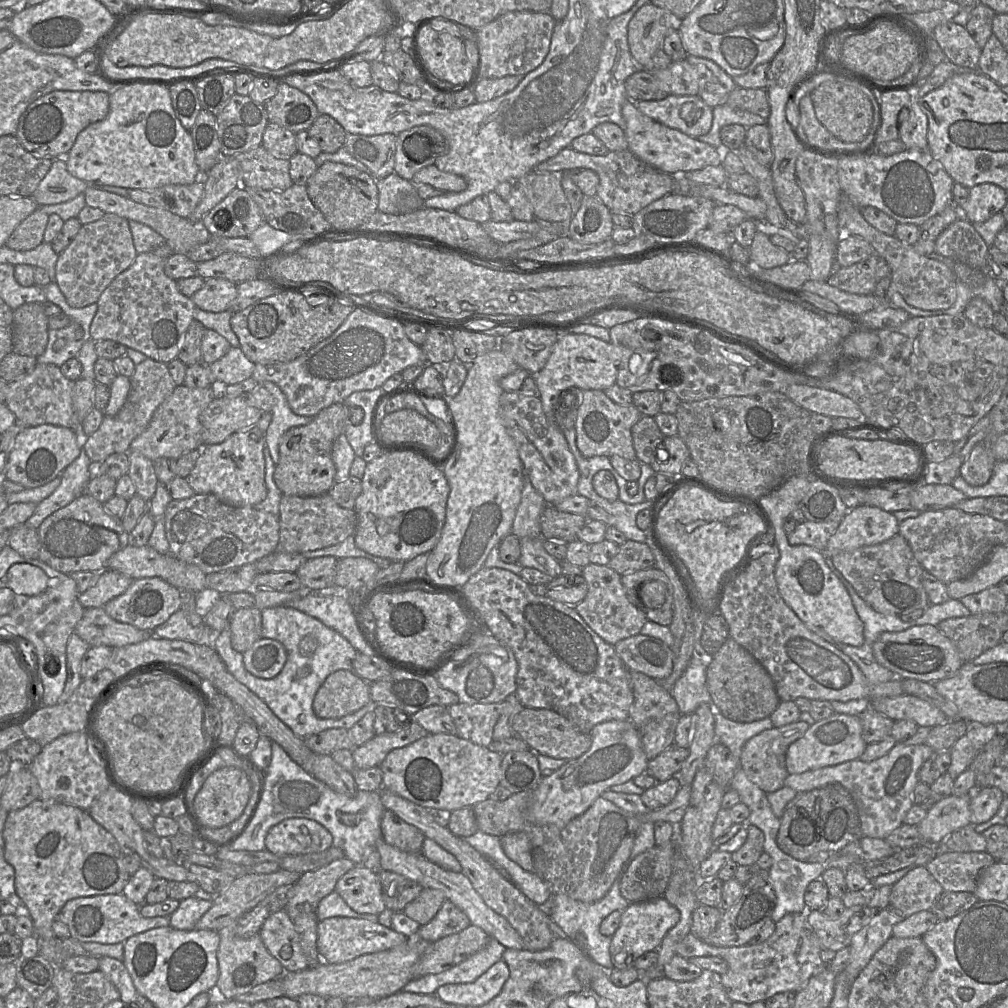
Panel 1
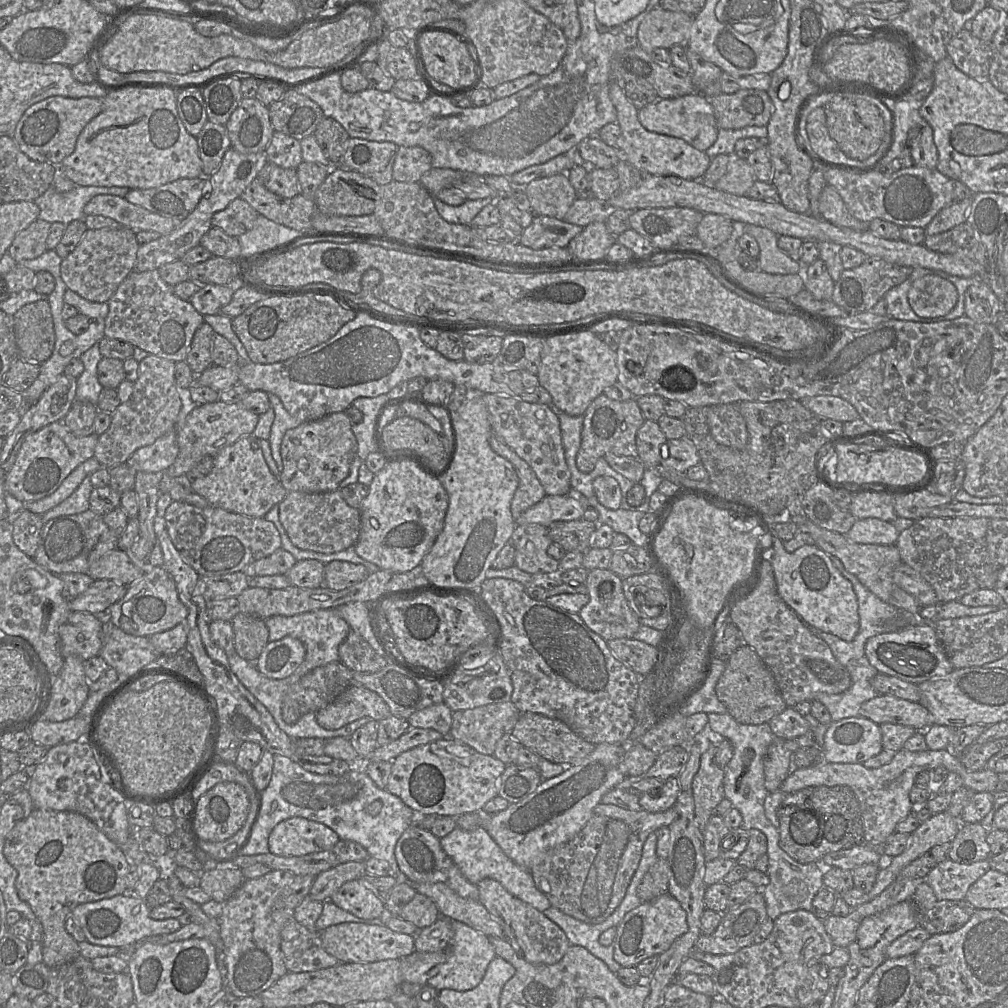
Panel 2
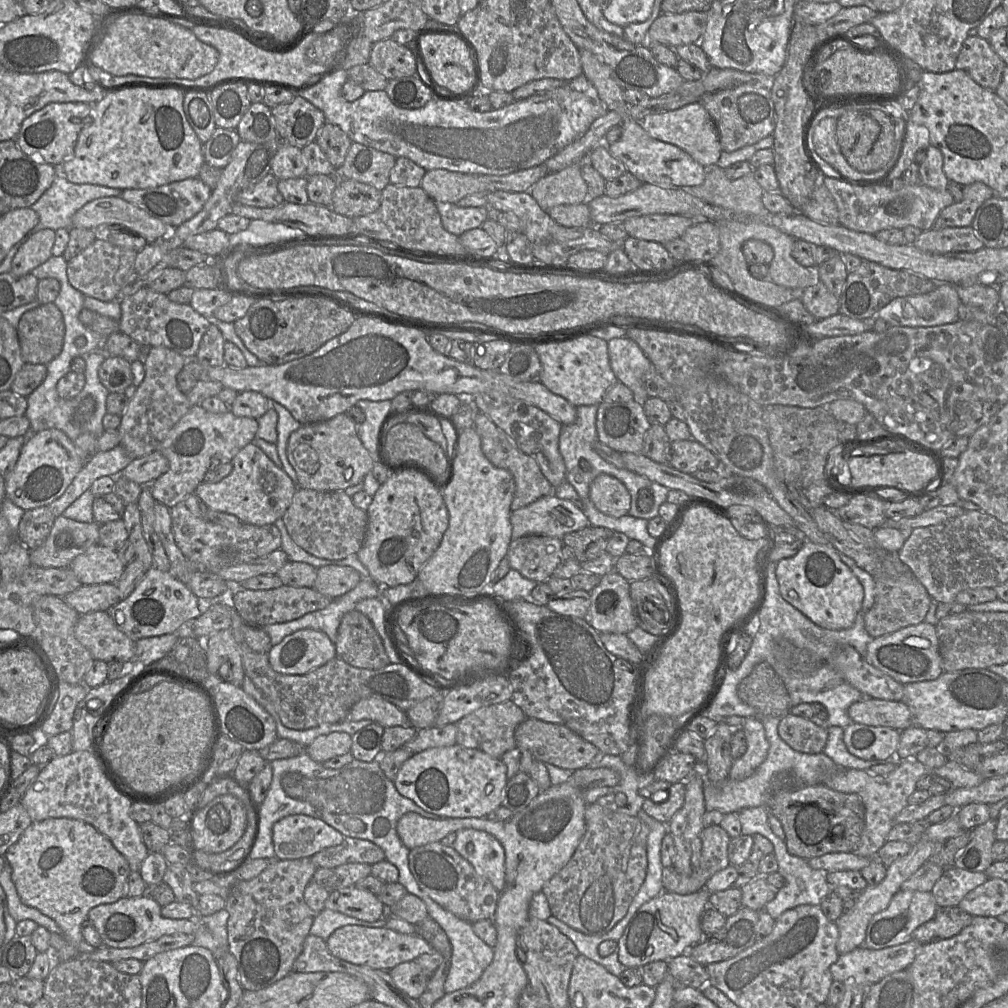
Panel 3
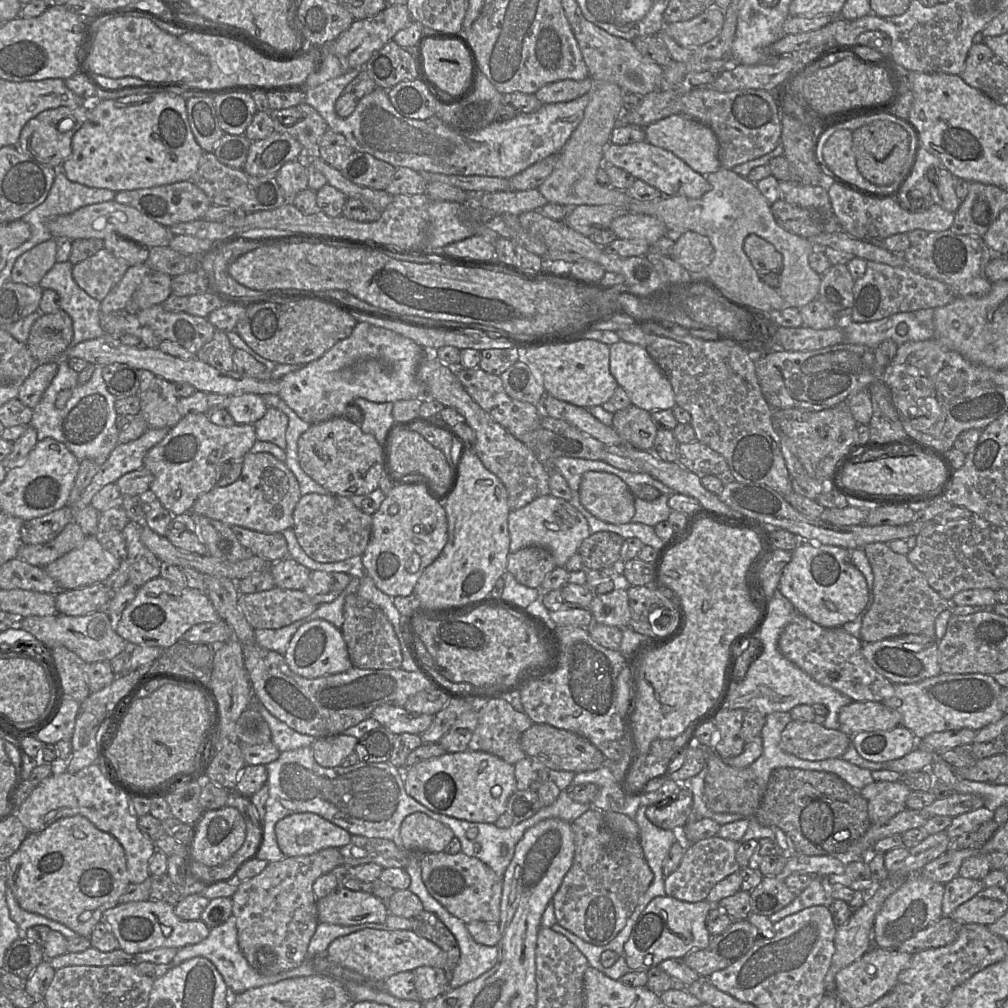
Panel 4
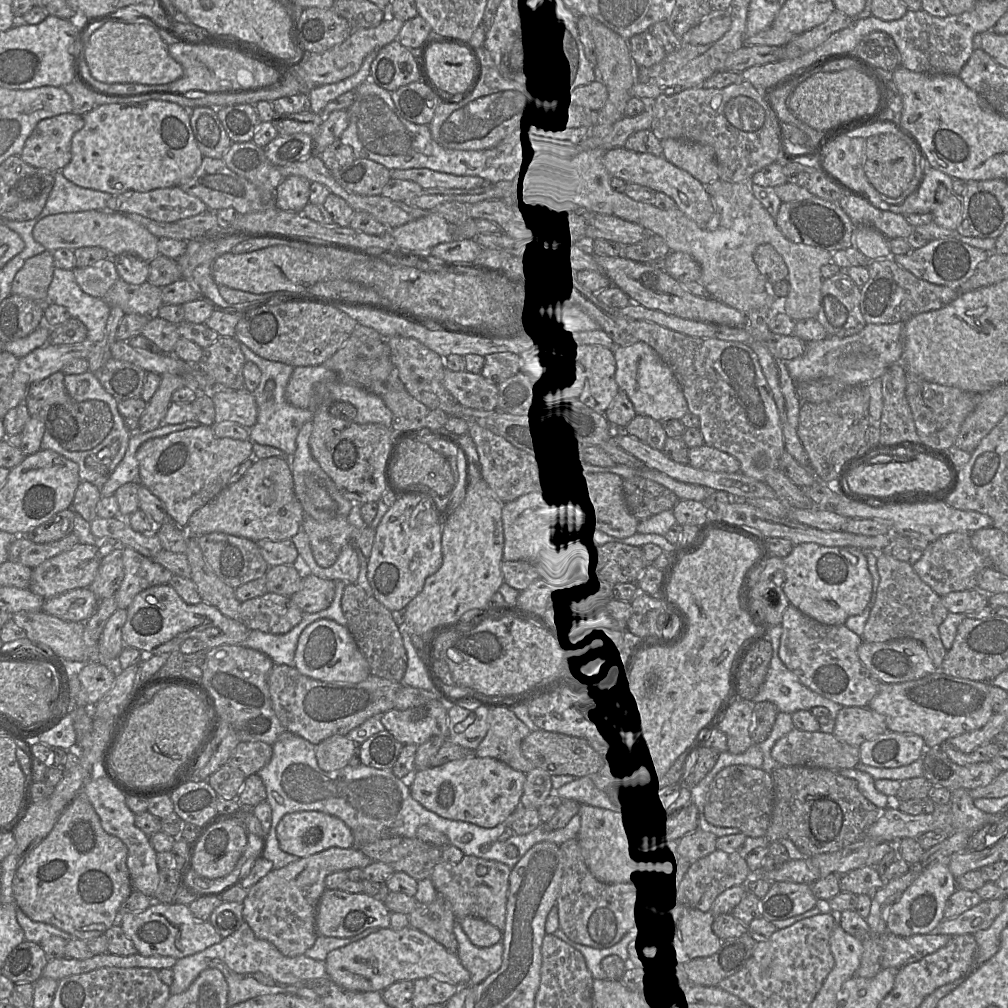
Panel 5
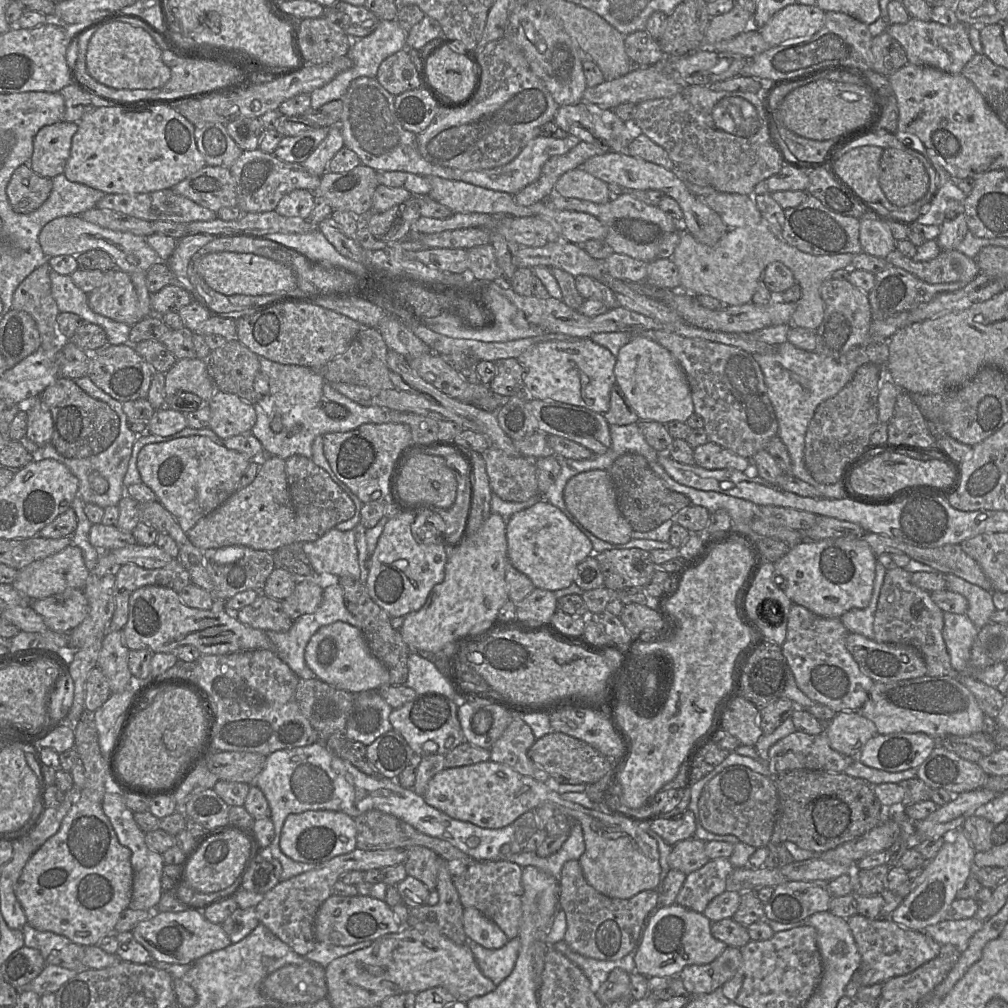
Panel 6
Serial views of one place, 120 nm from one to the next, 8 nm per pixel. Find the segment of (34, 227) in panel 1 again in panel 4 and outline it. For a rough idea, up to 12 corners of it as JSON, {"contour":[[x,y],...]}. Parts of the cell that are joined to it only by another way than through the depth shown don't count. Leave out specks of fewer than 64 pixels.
{"contour":[[51,238],[20,255],[11,280],[38,286],[56,261]]}

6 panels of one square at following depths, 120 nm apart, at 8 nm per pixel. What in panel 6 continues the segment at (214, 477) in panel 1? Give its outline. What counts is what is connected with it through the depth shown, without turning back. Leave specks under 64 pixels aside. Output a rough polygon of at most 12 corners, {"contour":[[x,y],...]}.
{"contour":[[286,460],[187,535],[201,551],[238,545],[272,552],[296,542]]}

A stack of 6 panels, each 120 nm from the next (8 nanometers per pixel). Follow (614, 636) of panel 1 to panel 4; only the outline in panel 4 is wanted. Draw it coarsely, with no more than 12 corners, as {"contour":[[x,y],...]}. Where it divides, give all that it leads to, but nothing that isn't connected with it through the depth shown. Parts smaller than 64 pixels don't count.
{"contour":[[625,589],[596,595],[589,610],[594,623],[629,627]]}

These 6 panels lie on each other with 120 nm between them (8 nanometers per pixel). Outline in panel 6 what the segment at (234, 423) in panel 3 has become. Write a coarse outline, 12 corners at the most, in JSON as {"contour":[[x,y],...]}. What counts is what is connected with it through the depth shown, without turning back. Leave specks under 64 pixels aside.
{"contour":[[192,435],[145,445],[142,482],[187,533],[251,460]]}

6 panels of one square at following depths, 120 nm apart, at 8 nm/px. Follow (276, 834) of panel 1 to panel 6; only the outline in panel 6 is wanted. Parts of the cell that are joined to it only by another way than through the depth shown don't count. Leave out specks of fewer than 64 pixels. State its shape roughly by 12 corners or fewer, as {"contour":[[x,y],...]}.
{"contour":[[308,810],[286,817],[280,849],[321,864],[356,847],[354,818]]}

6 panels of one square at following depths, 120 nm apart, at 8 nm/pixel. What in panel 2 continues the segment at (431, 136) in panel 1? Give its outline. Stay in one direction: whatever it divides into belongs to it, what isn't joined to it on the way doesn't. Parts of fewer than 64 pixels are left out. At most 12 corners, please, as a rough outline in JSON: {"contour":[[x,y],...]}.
{"contour":[[398,147],[394,181],[417,183],[432,168],[422,147]]}

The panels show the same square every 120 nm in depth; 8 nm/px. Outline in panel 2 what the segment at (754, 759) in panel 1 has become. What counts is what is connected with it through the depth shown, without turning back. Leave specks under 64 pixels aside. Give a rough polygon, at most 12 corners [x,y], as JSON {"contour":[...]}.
{"contour":[[812,728],[791,740],[774,735],[763,758],[764,785],[779,791],[792,754],[814,746]]}

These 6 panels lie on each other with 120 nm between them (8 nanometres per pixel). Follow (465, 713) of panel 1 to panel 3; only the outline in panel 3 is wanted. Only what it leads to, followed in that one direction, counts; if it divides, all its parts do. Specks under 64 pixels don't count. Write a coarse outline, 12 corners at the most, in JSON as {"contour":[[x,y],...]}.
{"contour":[[511,699],[456,723],[457,744],[493,758],[516,747],[526,718]]}

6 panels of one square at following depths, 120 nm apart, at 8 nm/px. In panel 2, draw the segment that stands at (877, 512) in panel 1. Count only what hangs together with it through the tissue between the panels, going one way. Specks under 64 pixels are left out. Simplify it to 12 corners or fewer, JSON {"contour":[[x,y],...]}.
{"contour":[[857,519],[845,535],[855,543],[891,545],[893,522]]}

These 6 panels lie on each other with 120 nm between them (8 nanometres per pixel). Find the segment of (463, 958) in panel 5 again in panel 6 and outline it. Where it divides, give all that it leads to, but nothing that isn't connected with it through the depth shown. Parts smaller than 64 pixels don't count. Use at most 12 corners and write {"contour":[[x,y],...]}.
{"contour":[[468,938],[483,975],[496,985],[513,971],[517,938],[486,949]]}

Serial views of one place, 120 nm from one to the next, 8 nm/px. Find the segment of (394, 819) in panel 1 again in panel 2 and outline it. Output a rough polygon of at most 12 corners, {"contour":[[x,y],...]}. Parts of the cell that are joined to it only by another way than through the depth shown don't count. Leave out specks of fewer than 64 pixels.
{"contour":[[417,825],[397,841],[401,872],[414,882],[441,882],[479,900],[444,852],[440,839]]}

